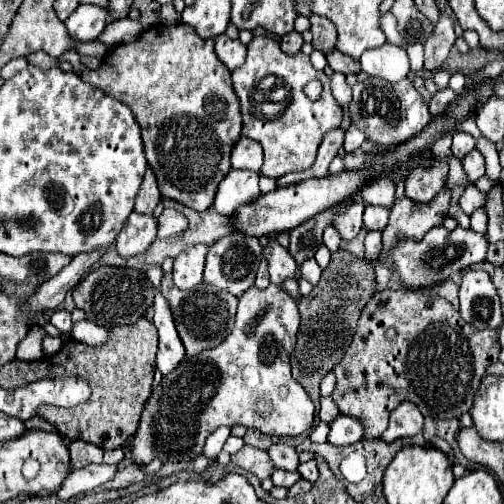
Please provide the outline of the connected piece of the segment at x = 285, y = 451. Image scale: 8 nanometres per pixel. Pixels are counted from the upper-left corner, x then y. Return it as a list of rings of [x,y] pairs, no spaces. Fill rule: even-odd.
[[[274,444],[268,448],[268,454],[270,454],[274,468],[282,468],[288,472],[294,472],[298,468],[298,454],[288,444]]]

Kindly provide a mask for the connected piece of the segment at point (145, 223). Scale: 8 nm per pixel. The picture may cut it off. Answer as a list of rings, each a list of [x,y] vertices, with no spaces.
[[[132,212],[114,242],[118,254],[130,258],[146,252],[150,244],[156,240],[156,228],[158,228],[158,220],[152,214]]]

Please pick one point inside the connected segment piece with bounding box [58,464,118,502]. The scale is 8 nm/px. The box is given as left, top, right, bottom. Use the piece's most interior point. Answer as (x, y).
(80, 481)

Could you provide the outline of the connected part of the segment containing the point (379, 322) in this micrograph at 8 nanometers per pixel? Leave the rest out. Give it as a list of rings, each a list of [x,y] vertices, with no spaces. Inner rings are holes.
[[[388,288],[376,292],[374,298],[366,304],[344,360],[338,366],[334,366],[336,390],[332,394],[332,400],[340,408],[340,414],[352,416],[362,422],[362,438],[368,440],[380,438],[380,434],[388,428],[390,412],[404,400],[414,402],[424,416],[432,416],[434,420],[460,418],[462,414],[470,412],[480,380],[484,378],[486,368],[492,362],[498,362],[498,352],[500,344],[496,330],[476,330],[474,326],[464,322],[460,318],[460,312],[444,298],[438,298],[428,290]],[[388,328],[396,328],[396,342],[386,340]]]

